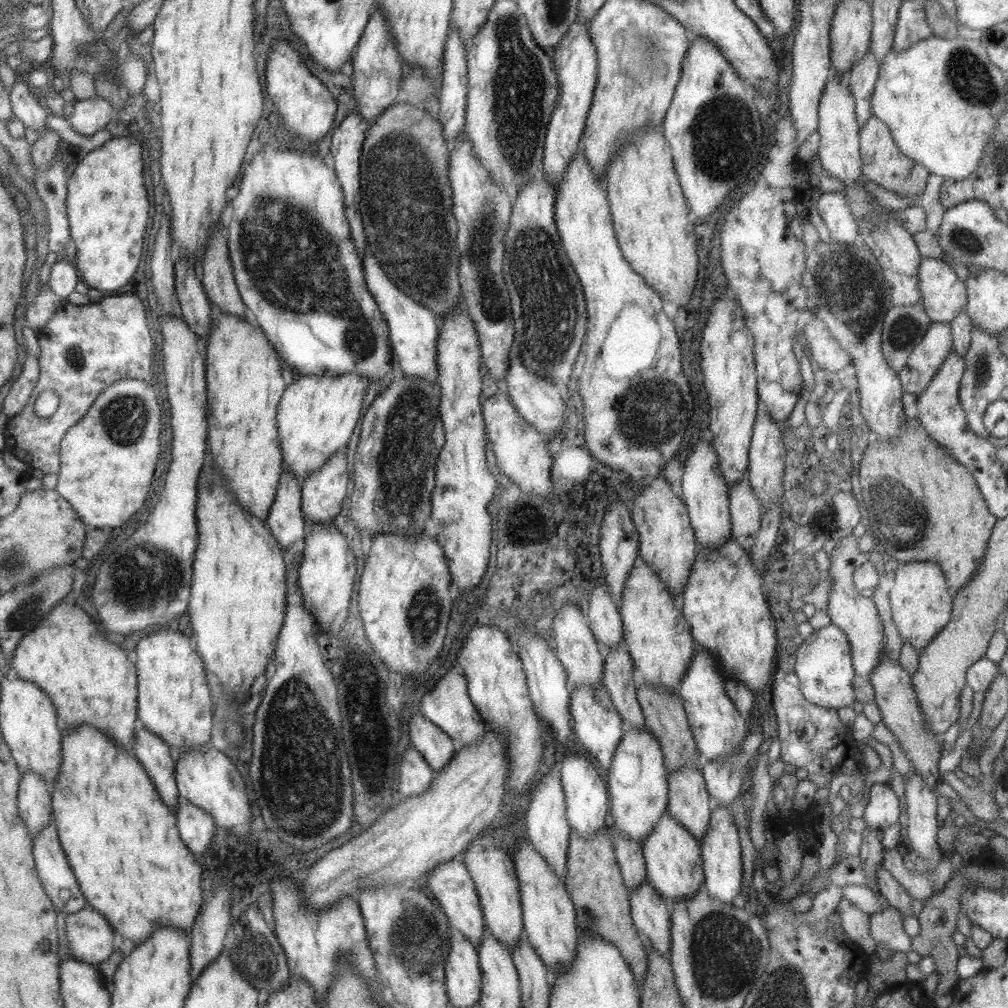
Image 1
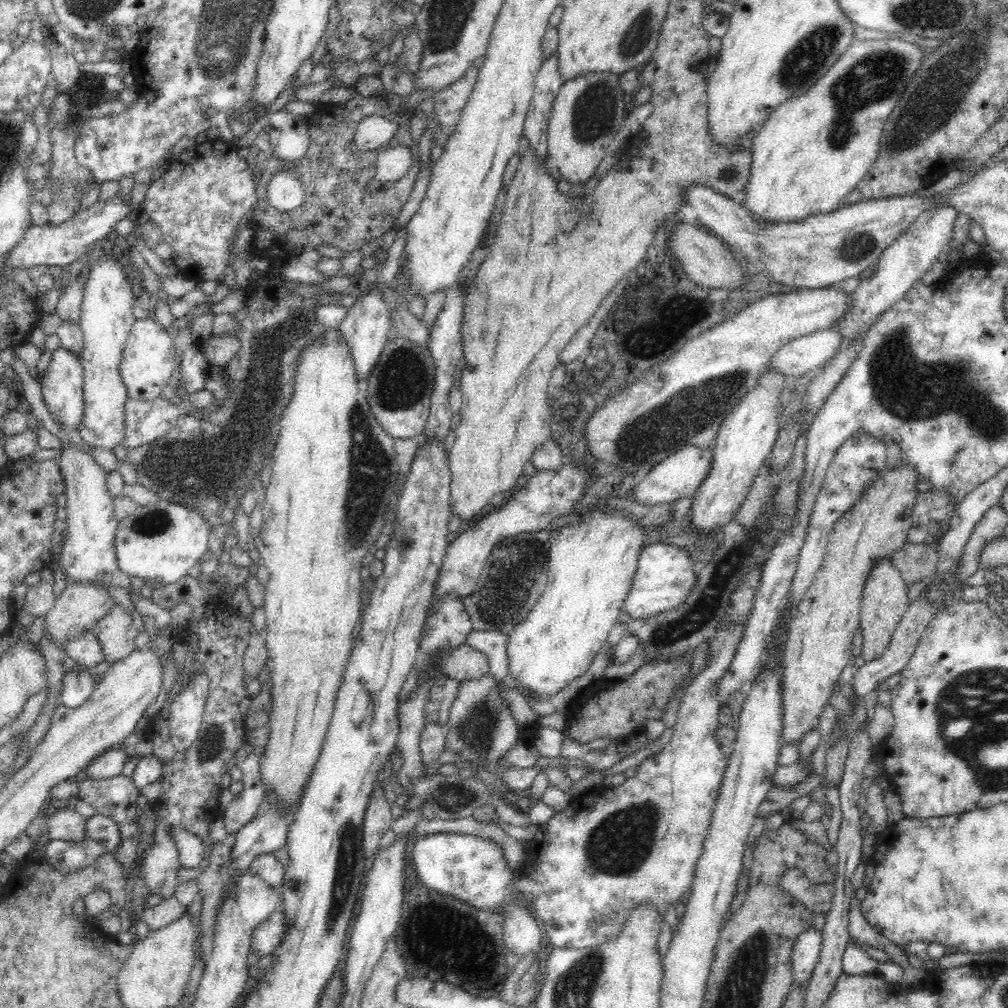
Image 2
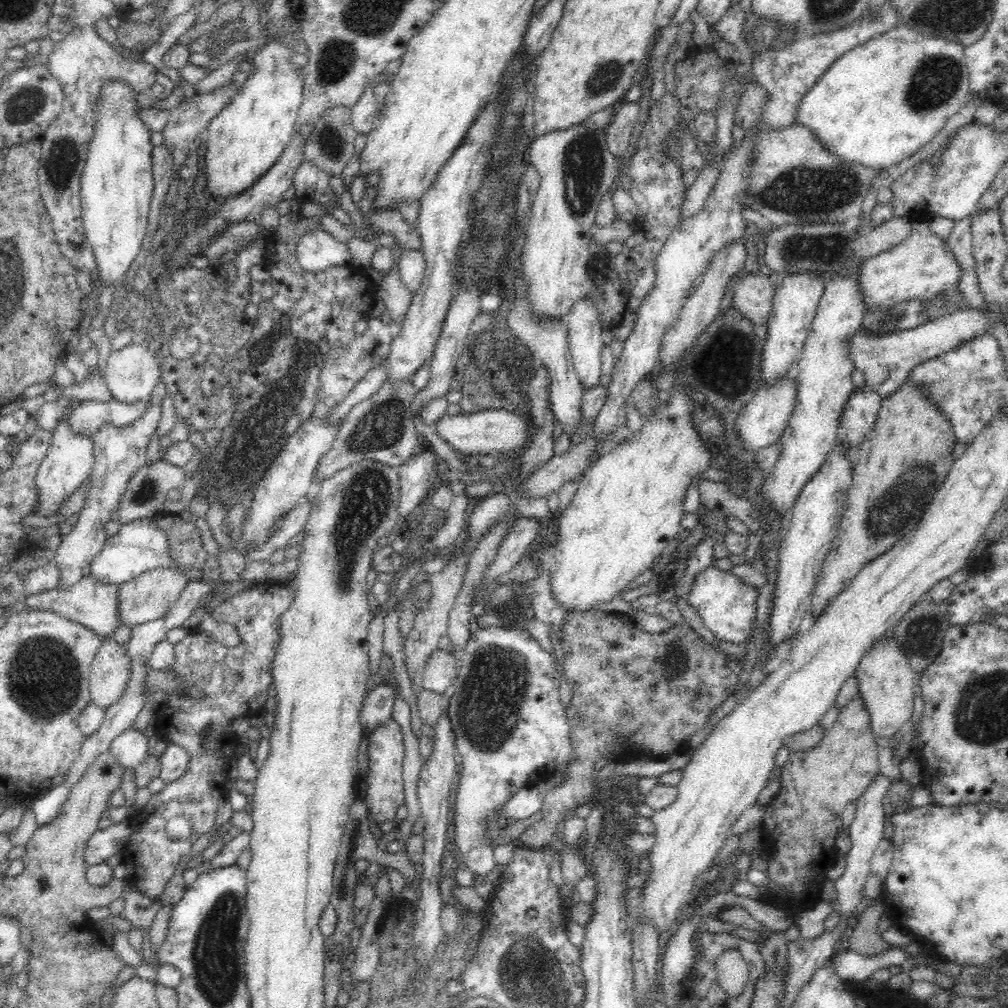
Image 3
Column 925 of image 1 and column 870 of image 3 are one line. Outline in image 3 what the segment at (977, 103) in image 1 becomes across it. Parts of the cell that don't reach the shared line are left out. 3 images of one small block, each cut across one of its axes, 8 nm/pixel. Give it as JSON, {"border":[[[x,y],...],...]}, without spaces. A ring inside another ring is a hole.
{"border":[[[896,26],[888,30],[888,32],[874,36],[874,38],[870,38],[864,44],[860,44],[838,56],[832,62],[832,66],[828,66],[828,70],[822,74],[822,78],[818,78],[816,84],[799,98],[798,112],[795,114],[795,124],[807,128],[813,134],[814,139],[822,143],[822,147],[826,151],[830,151],[832,155],[844,162],[855,162],[866,168],[876,170],[876,172],[887,166],[892,166],[892,164],[898,164],[898,162],[902,162],[902,159],[913,156],[922,146],[933,140],[936,134],[946,126],[946,122],[964,105],[964,100],[966,100],[970,90],[969,70],[966,66],[964,50],[965,48],[962,45],[947,39],[920,36],[916,34],[916,31],[908,29],[908,26]]]}

